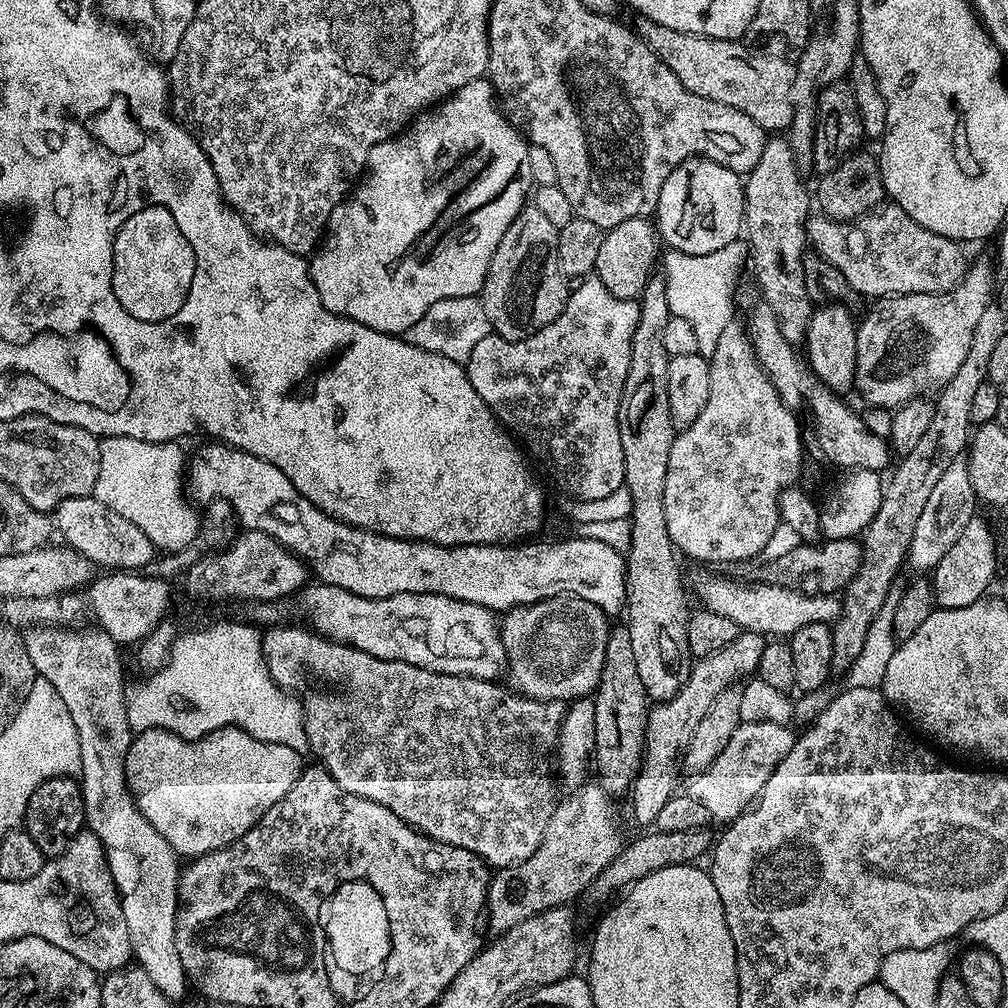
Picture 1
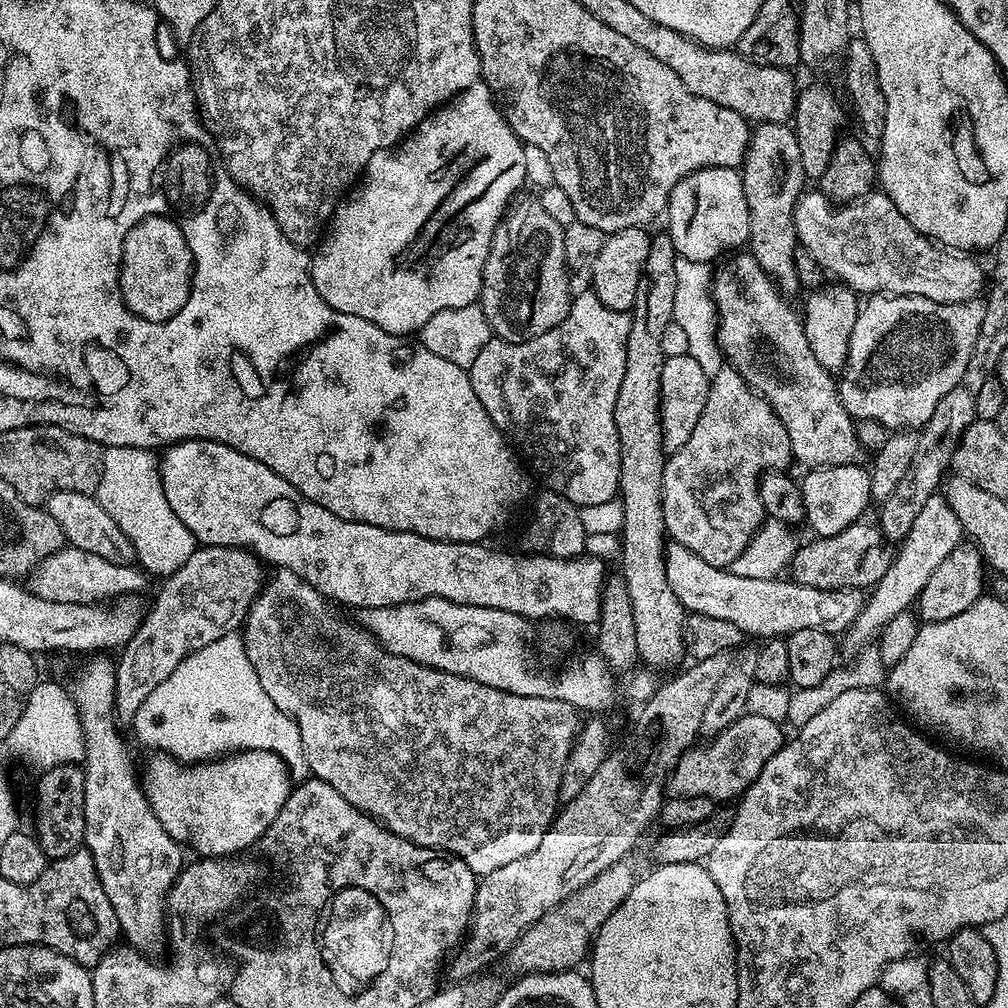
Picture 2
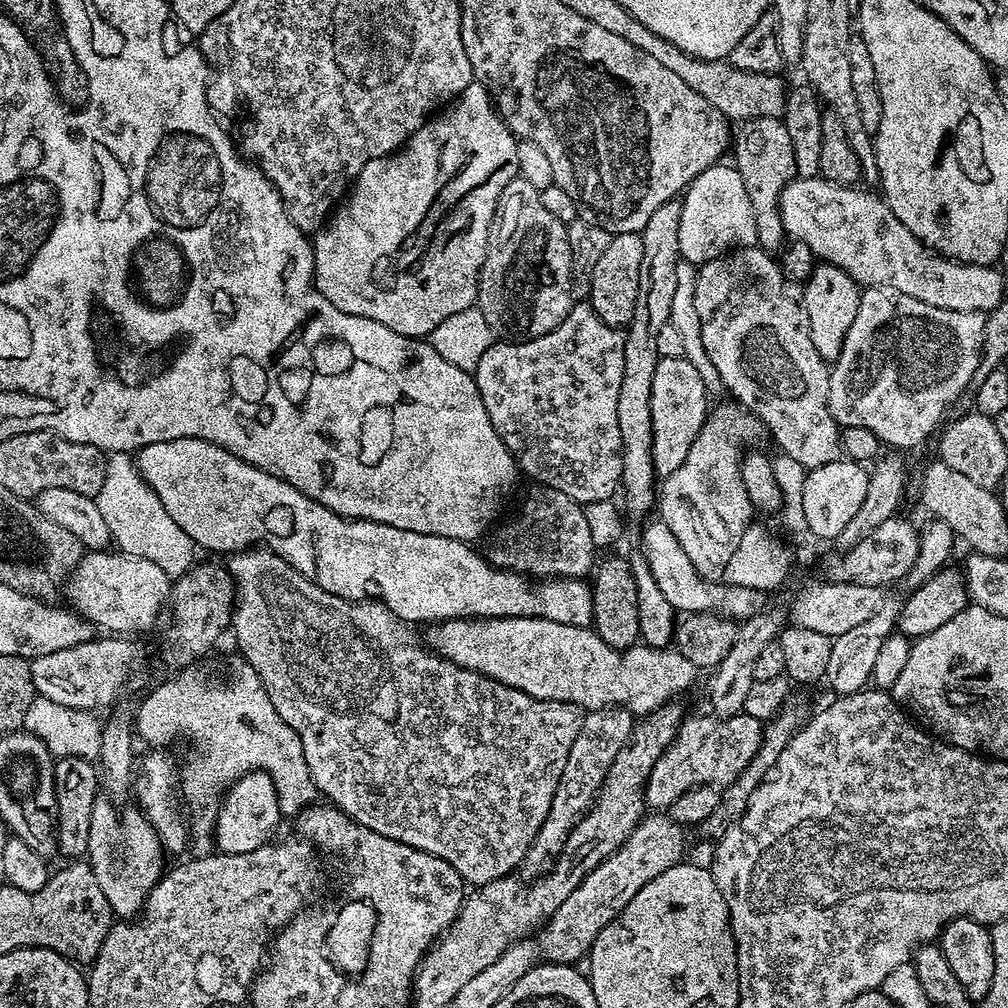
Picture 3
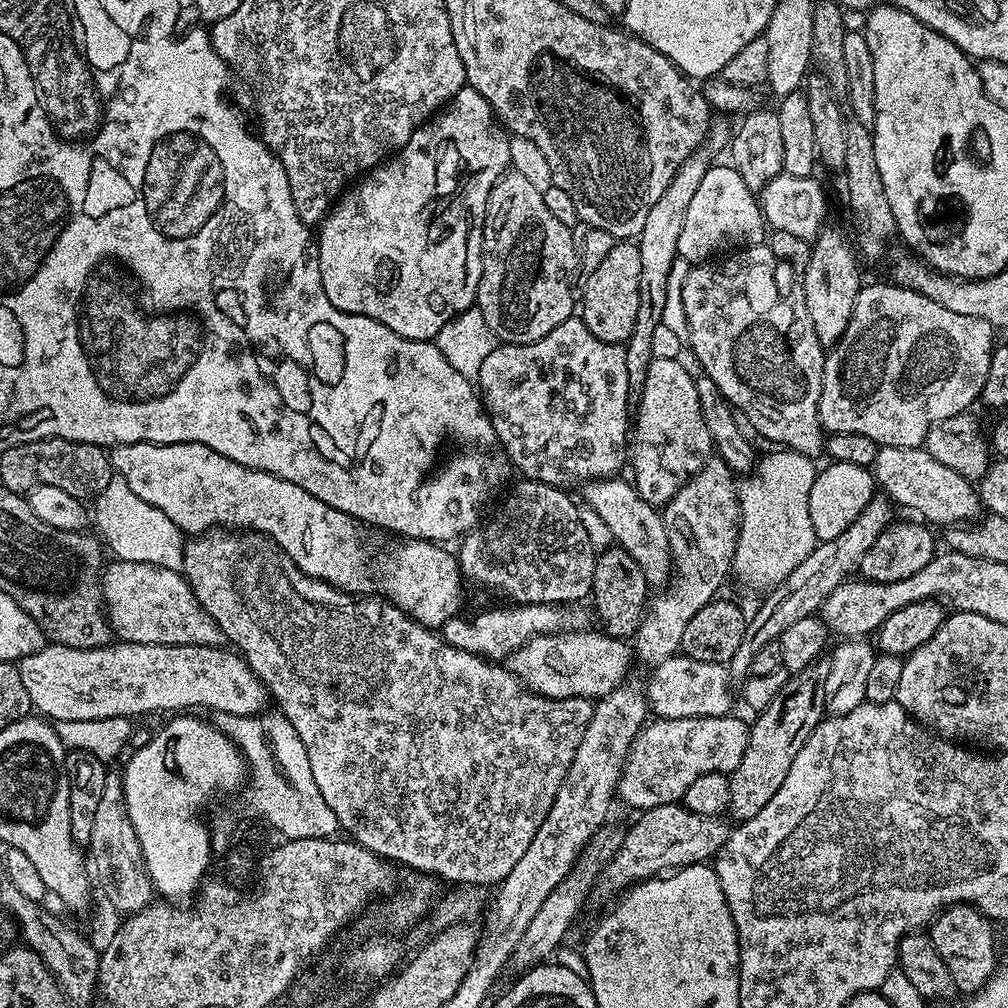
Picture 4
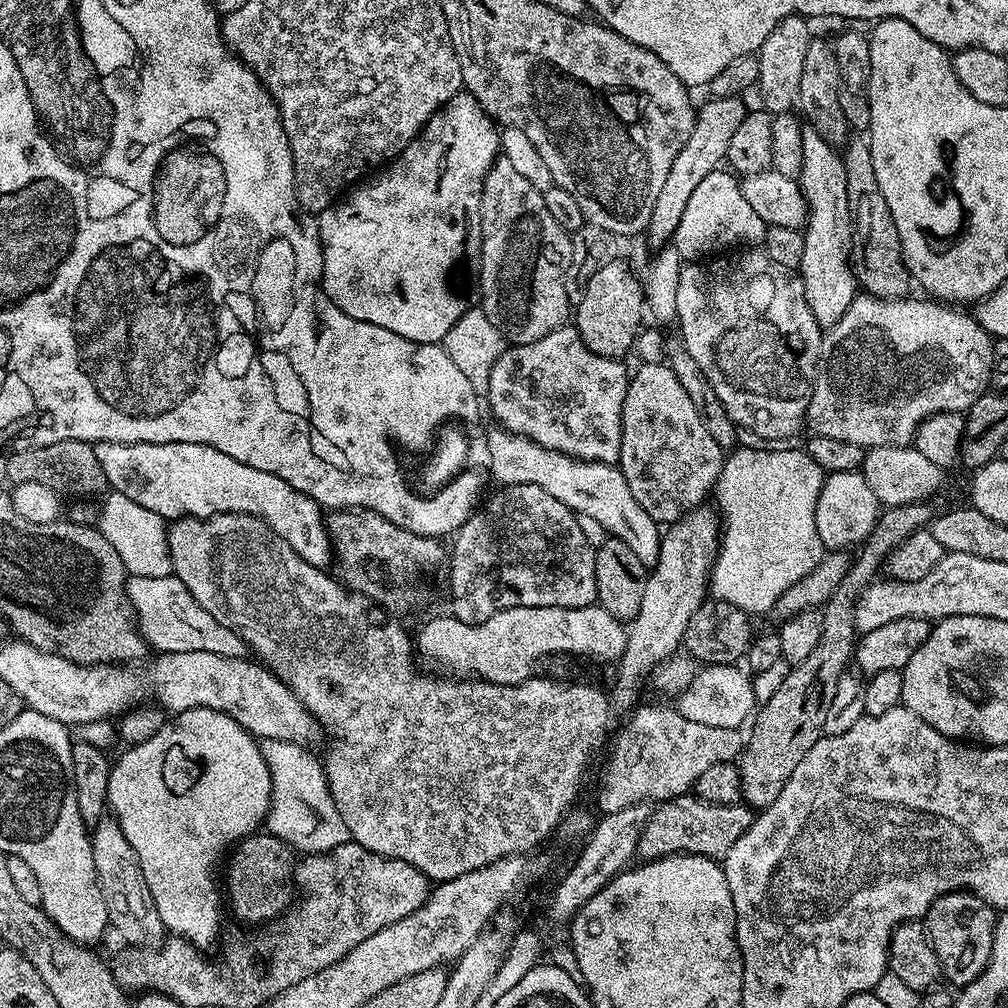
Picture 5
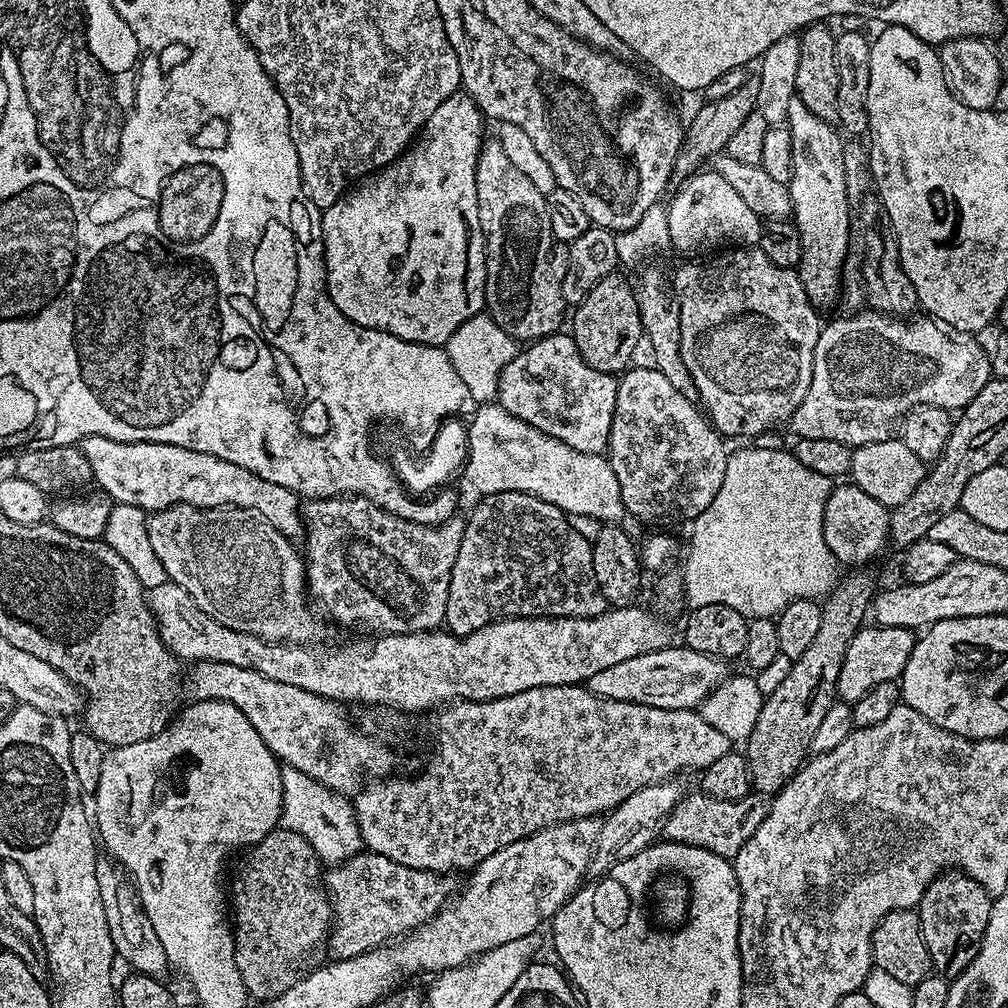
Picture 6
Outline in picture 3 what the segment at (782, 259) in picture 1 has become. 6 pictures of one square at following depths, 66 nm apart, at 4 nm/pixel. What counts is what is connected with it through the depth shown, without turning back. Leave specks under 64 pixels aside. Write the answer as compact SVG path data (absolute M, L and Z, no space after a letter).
M779 116L746 120L739 125L739 128L734 136L734 152L736 148L734 167L738 170L738 174L742 174L742 183L746 186L747 196L750 197L750 206L754 206L754 218L758 226L756 244L765 252L772 254L786 240L780 217L780 199L782 190L796 176L794 146L790 142L790 134L784 121Z

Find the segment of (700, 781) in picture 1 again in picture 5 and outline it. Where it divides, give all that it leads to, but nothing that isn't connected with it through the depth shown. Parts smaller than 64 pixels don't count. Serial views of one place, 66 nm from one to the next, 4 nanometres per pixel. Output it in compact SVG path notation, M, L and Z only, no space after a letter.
M672 706L639 708L617 734L608 765L600 776L596 804L601 813L685 795L695 785L698 774L703 774L710 766L718 766L718 762L733 763L744 750L745 737L739 736L741 733L735 728L690 722L690 718L682 718L682 714Z

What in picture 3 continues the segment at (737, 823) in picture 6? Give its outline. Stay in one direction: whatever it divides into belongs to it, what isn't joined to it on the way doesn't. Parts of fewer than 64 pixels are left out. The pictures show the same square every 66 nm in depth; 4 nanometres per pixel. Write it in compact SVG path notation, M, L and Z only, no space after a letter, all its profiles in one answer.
M667 814L645 815L640 825L628 835L626 842L622 842L614 854L594 866L594 870L587 872L566 902L562 902L556 913L548 917L538 936L543 959L550 964L579 965L600 940L604 927L630 903L634 894L638 894L646 882L654 882L658 874L685 859L684 832L685 825L672 820Z

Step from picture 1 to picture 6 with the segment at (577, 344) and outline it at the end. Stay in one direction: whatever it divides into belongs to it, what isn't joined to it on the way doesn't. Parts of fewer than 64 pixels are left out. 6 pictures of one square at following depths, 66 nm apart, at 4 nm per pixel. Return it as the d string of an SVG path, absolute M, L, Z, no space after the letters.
M553 334L533 340L525 350L517 351L502 378L498 378L496 400L510 414L558 438L582 454L599 456L607 453L610 426L614 422L614 402L618 402L619 379L587 364L571 335Z

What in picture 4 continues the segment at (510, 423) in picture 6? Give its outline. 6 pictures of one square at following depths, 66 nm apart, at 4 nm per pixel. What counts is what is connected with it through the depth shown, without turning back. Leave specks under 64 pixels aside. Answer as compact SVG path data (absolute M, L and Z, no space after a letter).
M620 479L594 480L583 485L583 503L589 508L598 510L598 514L605 519L606 526L610 526L613 541L619 547L625 548L630 554L630 558L634 558L634 562L638 562L638 566L642 570L642 574L646 574L646 582L650 586L667 585L669 583L668 575L671 572L673 575L674 565L664 517L636 493L635 487L627 479L625 479L626 481Z

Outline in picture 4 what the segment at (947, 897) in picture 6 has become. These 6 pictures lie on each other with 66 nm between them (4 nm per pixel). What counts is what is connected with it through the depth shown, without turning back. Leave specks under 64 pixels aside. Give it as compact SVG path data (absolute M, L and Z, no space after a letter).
M952 904L945 908L930 925L934 950L942 954L950 978L954 978L957 993L975 994L986 986L986 982L998 971L996 964L996 932L993 921L983 916L972 904Z

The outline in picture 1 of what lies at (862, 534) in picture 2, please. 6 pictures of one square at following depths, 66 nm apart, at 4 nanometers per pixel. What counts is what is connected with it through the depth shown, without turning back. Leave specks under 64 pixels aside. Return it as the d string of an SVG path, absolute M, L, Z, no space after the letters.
M859 539L829 540L819 544L801 542L789 550L785 556L767 565L767 579L784 588L796 588L807 596L830 596L843 593L848 583L854 579L864 561L864 550Z

